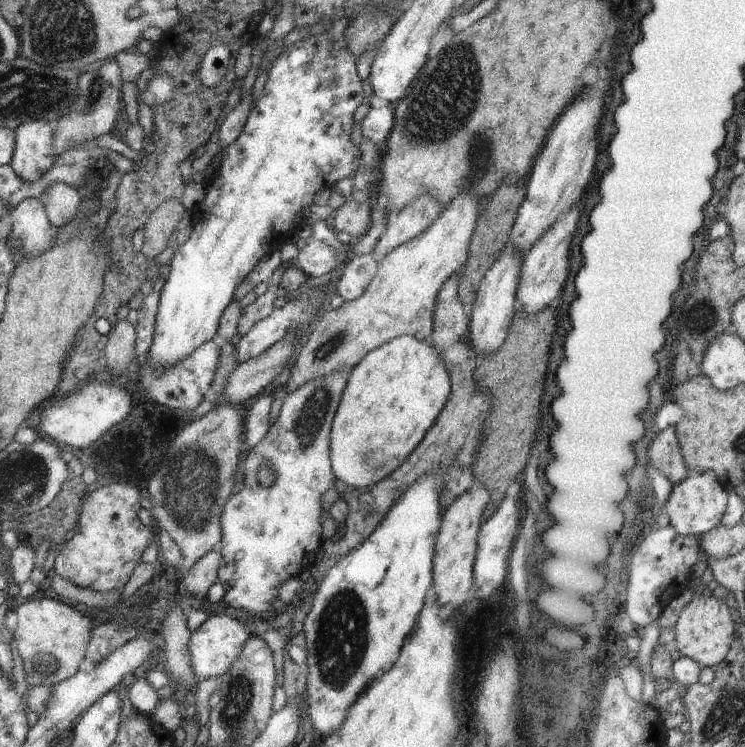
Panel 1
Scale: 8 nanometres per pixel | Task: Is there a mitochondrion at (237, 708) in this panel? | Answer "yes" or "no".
yes

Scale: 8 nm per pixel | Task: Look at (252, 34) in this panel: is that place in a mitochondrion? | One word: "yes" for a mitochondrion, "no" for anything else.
no

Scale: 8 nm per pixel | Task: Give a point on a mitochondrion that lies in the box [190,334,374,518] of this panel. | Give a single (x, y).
(316, 409)

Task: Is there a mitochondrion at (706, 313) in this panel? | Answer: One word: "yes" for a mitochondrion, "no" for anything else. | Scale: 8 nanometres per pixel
yes

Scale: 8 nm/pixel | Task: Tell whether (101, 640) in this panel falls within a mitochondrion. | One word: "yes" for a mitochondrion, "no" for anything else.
no

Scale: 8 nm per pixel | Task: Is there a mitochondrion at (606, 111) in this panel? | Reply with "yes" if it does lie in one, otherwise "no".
no

